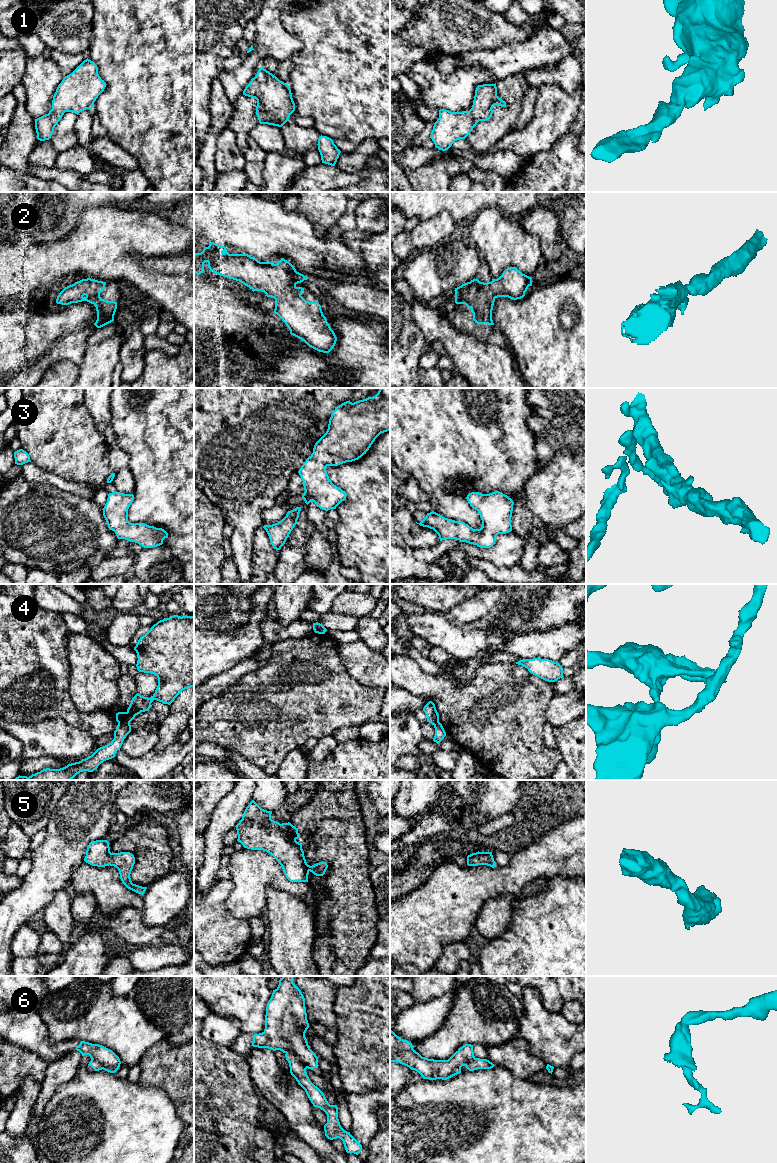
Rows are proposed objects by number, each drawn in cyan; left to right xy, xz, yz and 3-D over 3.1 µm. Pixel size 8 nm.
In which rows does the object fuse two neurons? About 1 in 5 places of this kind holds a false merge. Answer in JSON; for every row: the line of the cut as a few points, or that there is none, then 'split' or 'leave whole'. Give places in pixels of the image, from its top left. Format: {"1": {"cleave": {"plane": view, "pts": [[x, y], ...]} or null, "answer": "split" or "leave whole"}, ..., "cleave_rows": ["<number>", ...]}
{"1": {"cleave": null, "answer": "leave whole"}, "2": {"cleave": null, "answer": "leave whole"}, "3": {"cleave": null, "answer": "leave whole"}, "4": {"cleave": {"plane": "xy", "pts": [[118, 722], [129, 723]]}, "answer": "split"}, "5": {"cleave": null, "answer": "leave whole"}, "6": {"cleave": {"plane": "xz", "pts": [[286, 1052], [291, 1052], [306, 1068]]}, "answer": "split"}, "cleave_rows": ["4", "6"]}

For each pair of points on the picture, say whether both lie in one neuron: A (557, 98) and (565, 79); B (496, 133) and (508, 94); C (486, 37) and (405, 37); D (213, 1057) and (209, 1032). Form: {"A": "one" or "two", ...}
{"A": "two", "B": "one", "C": "one", "D": "two"}

